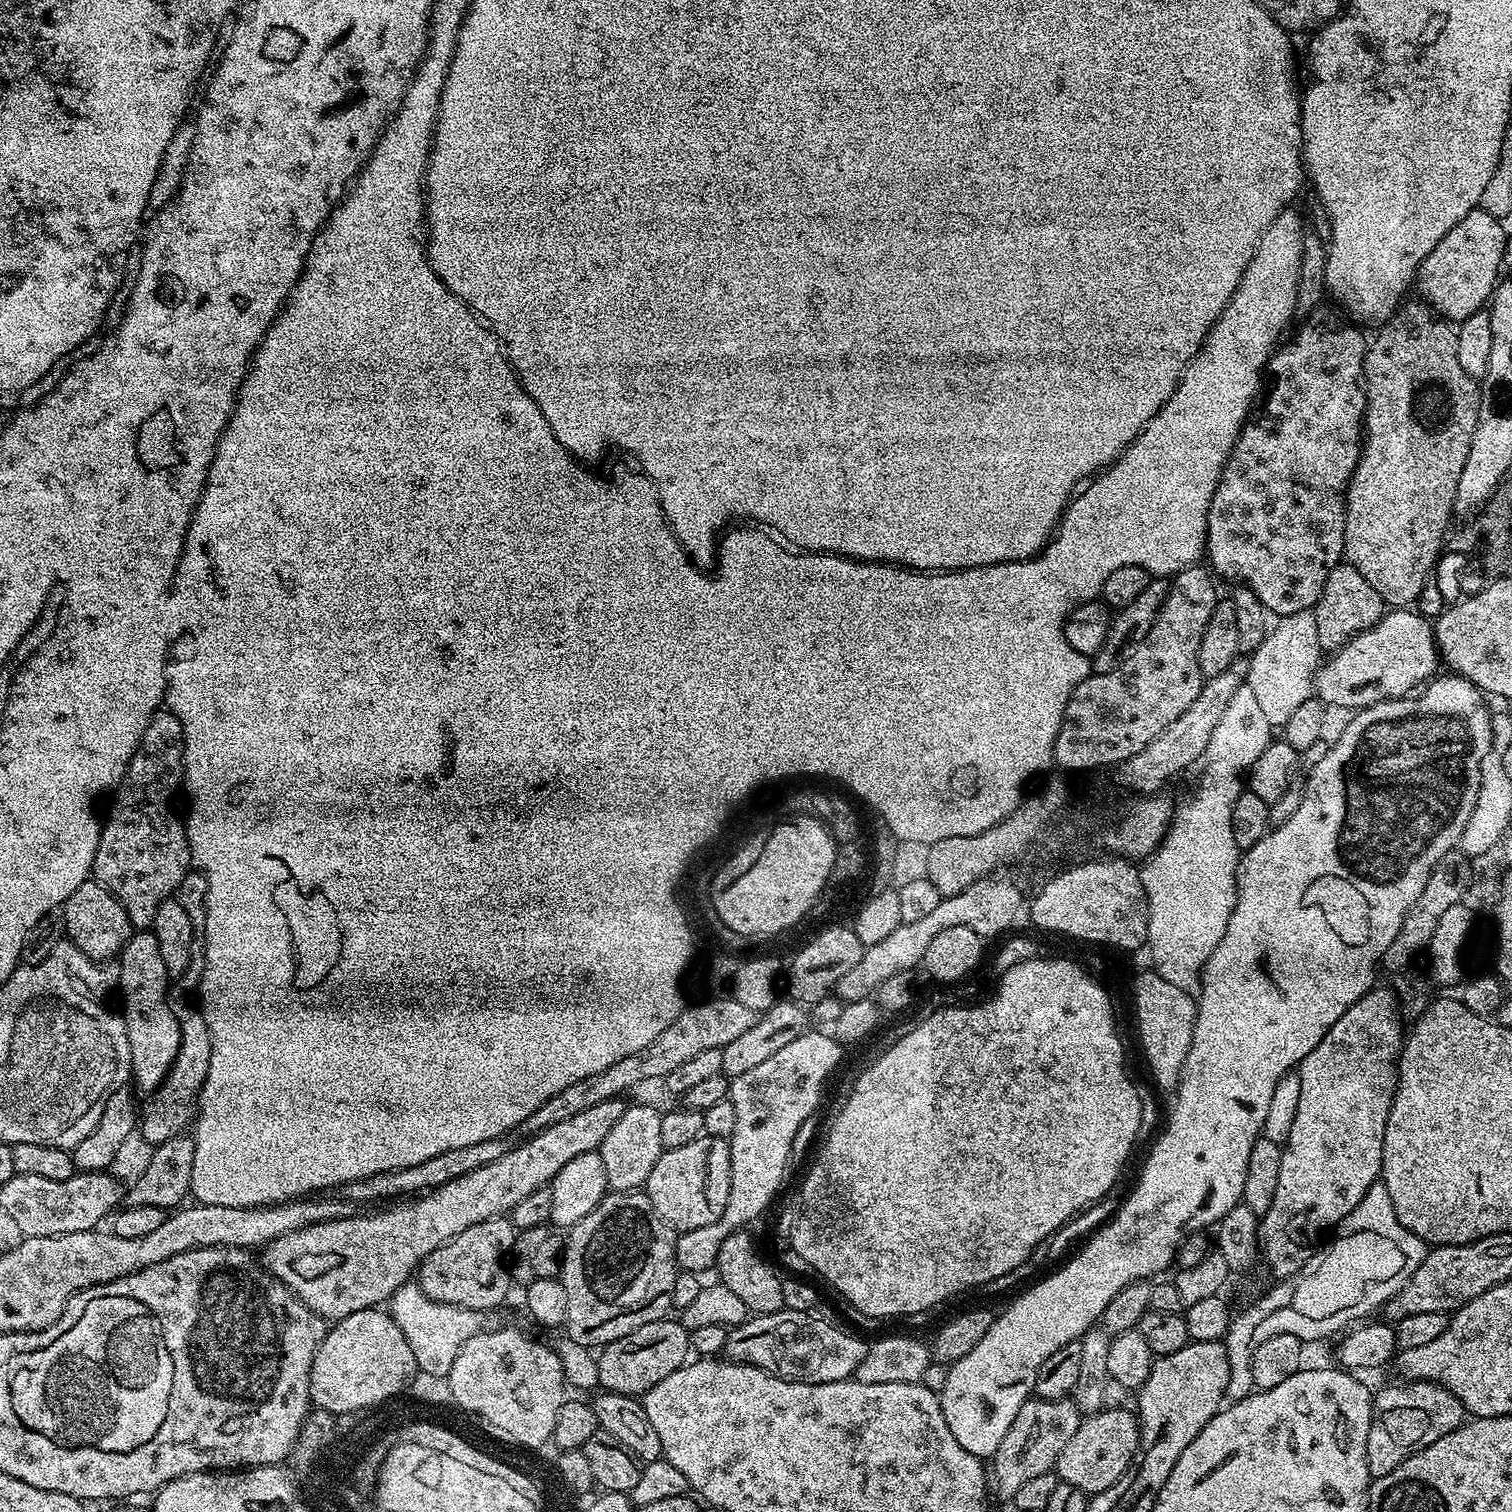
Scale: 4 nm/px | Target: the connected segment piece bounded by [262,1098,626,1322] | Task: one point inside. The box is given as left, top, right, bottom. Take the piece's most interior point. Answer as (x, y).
(336, 1268)

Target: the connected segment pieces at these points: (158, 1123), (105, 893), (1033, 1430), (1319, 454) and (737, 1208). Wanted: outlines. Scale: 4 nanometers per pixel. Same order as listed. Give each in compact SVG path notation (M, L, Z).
M199 870L188 871L186 878L182 878L182 882L177 886L174 899L178 902L182 902L182 906L186 909L186 914L190 914L190 926L192 927L192 957L186 966L186 970L182 970L182 974L171 981L168 994L170 1010L174 1010L174 1018L178 1018L178 1030L180 1031L178 1054L174 1058L174 1066L170 1066L166 1078L159 1084L155 1092L151 1093L149 1100L152 1101L150 1101L145 1108L143 1105L142 1119L138 1124L140 1135L144 1136L146 1143L150 1143L153 1146L166 1142L175 1136L185 1135L185 1133L193 1127L198 1115L200 1091L206 1082L206 1074L210 1074L212 1039L210 1038L210 1030L206 1026L206 1018L200 1012L197 1001L194 999L200 986L202 970L204 969L204 955L206 954L204 939L206 938L206 914L208 913L208 882L204 877L204 873Z
M94 878L82 882L82 886L70 894L67 904L63 905L62 915L67 939L72 940L74 946L78 946L78 950L82 950L82 954L92 960L108 962L119 957L125 942L134 931L122 902L118 902L118 898L114 898L110 890L106 890Z
M1030 1398L1018 1410L1014 1422L1010 1422L1010 1430L1006 1430L1006 1438L1002 1438L1002 1446L998 1446L996 1455L990 1460L990 1476L996 1479L996 1492L1004 1499L1011 1501L1014 1494L1029 1478L1038 1474L1046 1474L1055 1469L1058 1454L1070 1442L1074 1430L1078 1430L1082 1413L1071 1399L1041 1400Z
M1313 311L1305 324L1273 351L1266 365L1267 375L1272 375L1272 389L1260 413L1244 421L1206 514L1204 546L1211 571L1228 580L1241 576L1258 602L1276 618L1315 609L1326 574L1341 563L1348 481L1362 447L1366 336L1364 340L1355 323L1322 311Z
M806 1030L794 1042L782 1046L754 1070L735 1077L730 1084L730 1099L738 1114L730 1146L730 1198L718 1222L698 1230L681 1232L676 1237L676 1263L683 1271L704 1274L716 1263L720 1248L733 1232L748 1226L772 1204L800 1127L811 1118L820 1104L824 1083L840 1060L842 1045L835 1036Z

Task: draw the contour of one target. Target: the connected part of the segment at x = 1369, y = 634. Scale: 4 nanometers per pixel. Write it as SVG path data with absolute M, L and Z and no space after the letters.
M1416 610L1385 611L1384 617L1377 624L1353 636L1329 656L1332 657L1329 660L1327 657L1316 671L1315 695L1325 705L1348 706L1355 710L1369 708L1371 704L1377 704L1386 698L1403 698L1409 695L1425 682L1431 681L1437 675L1436 667L1441 667L1442 664L1434 643L1433 625Z

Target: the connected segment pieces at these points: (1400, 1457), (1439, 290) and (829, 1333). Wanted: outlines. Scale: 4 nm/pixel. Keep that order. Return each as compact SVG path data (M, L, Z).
M1425 1380L1388 1384L1372 1398L1372 1421L1366 1438L1366 1466L1369 1477L1390 1474L1394 1466L1406 1462L1418 1450L1438 1442L1438 1438L1459 1428L1466 1419L1462 1402L1450 1390Z
M1473 208L1430 254L1420 263L1415 287L1420 287L1419 299L1438 316L1449 322L1461 322L1487 305L1493 288L1502 276L1506 233L1499 219Z
M781 1310L770 1314L756 1314L731 1329L728 1340L724 1344L723 1355L734 1364L749 1364L755 1368L761 1368L772 1376L783 1380L793 1380L799 1384L825 1384L826 1382L838 1382L855 1377L858 1366L866 1358L869 1341L831 1324L828 1320L819 1320L819 1315Z

